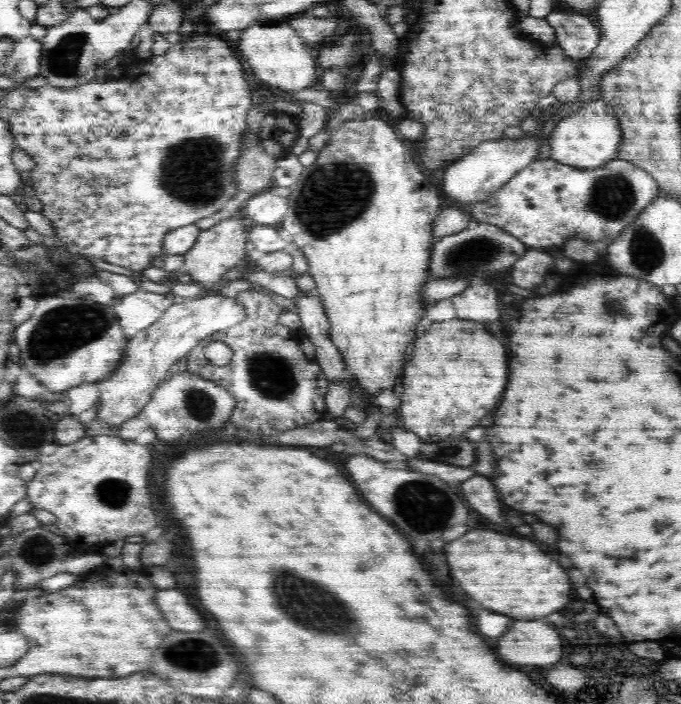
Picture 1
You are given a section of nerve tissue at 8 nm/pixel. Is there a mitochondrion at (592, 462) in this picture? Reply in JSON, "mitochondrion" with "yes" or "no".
{"mitochondrion":"yes"}

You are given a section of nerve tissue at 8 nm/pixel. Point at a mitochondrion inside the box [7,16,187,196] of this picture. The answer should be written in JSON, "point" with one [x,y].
{"point":[64,59]}

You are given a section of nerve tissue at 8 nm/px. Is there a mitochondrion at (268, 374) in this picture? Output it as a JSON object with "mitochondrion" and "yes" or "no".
{"mitochondrion":"yes"}

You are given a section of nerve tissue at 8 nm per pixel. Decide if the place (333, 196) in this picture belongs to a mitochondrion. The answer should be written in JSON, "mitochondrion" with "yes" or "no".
{"mitochondrion":"yes"}

